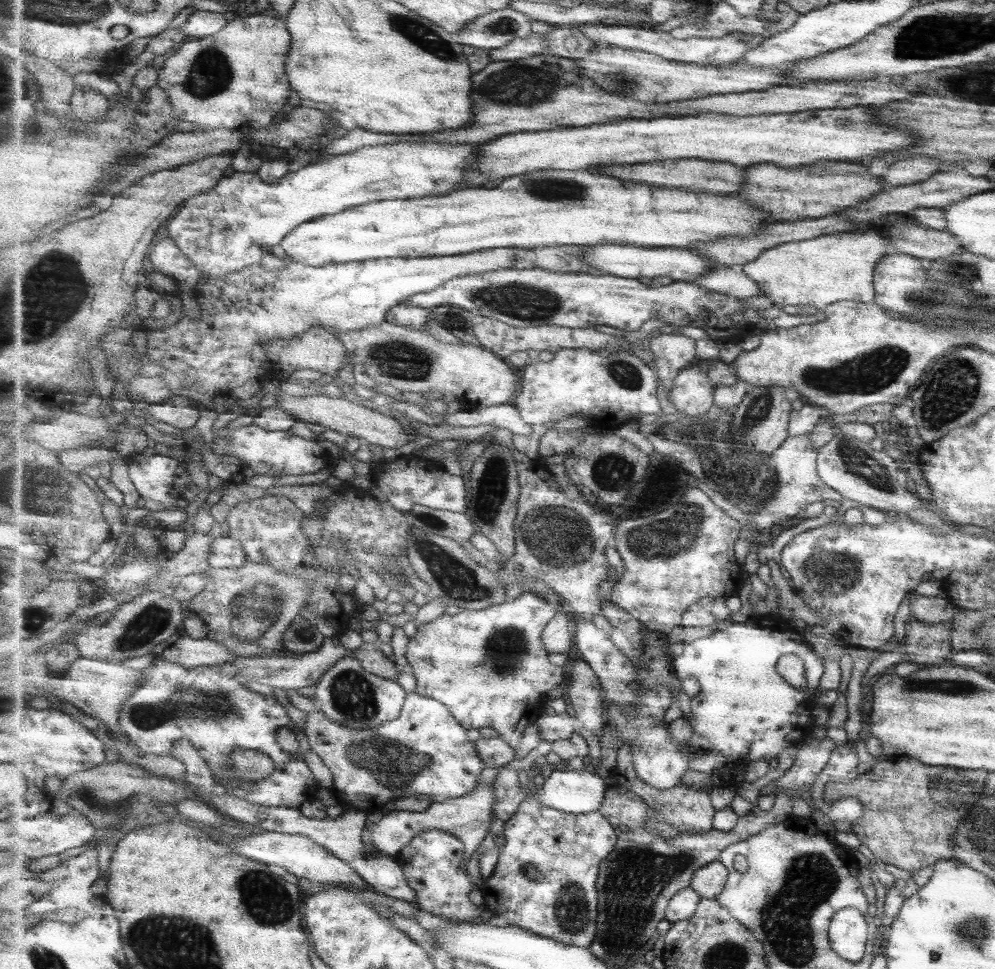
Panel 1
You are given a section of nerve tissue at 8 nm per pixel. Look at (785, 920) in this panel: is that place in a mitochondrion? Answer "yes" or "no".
yes

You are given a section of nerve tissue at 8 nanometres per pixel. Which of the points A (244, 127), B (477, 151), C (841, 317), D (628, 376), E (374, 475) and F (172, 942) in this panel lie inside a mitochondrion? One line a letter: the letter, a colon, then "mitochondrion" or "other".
A: other
B: other
C: other
D: mitochondrion
E: other
F: mitochondrion

